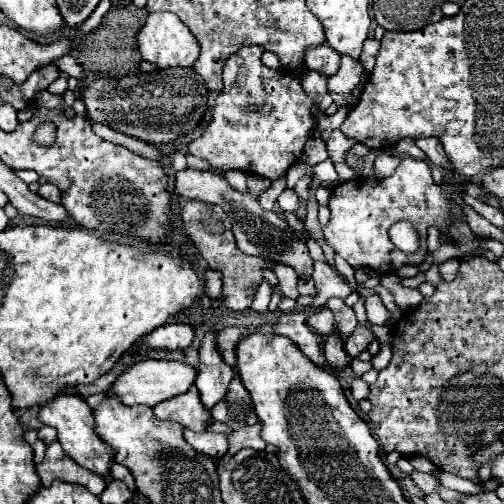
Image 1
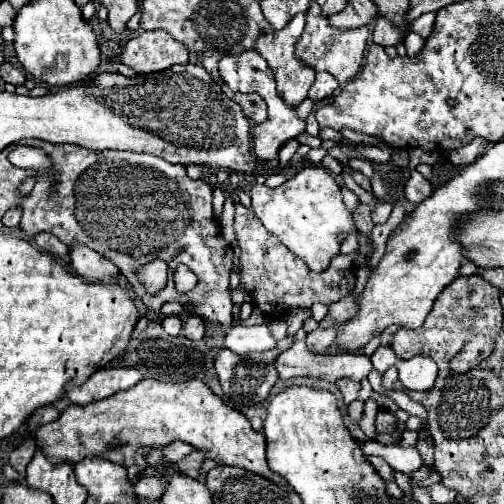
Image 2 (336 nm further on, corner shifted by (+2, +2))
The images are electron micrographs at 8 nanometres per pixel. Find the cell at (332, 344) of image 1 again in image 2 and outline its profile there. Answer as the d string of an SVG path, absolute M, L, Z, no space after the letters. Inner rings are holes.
M342 377L336 381L336 385L340 387L342 391L342 397L344 397L344 403L350 405L356 397L358 397L358 391L360 391L360 383L354 381L354 379L348 379L348 377Z

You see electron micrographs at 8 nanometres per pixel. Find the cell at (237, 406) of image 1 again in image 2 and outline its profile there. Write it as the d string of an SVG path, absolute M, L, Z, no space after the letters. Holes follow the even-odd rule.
M284 337L282 341L278 341L276 349L264 351L264 353L248 353L248 355L236 355L230 349L218 351L216 361L214 361L214 369L218 373L222 391L234 409L246 409L246 407L260 405L270 395L270 389L278 381L278 373L274 369L274 359L276 359L274 355L288 349L292 343L294 343L294 337Z

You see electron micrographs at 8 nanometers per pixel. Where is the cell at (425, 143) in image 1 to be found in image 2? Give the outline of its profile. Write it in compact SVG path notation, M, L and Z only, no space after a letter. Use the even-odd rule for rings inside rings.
M472 139L470 143L454 149L448 153L448 161L454 165L470 165L474 163L482 153L486 151L486 141L484 139Z

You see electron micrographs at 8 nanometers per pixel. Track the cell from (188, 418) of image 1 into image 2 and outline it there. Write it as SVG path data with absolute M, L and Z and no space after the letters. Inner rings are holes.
M144 379L138 385L118 391L104 401L86 407L70 405L54 423L38 427L34 441L44 449L50 461L76 463L86 457L102 457L112 463L146 469L146 453L140 447L162 447L180 439L204 451L208 459L224 465L254 471L270 481L284 481L266 465L266 437L250 427L250 421L230 409L202 381L166 383Z

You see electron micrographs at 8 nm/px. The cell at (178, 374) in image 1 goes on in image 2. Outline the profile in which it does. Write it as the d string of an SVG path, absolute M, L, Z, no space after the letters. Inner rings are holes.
M102 367L82 387L76 387L70 383L66 387L66 397L74 405L86 407L86 405L106 399L122 389L134 387L142 379L144 379L144 375L136 367Z

